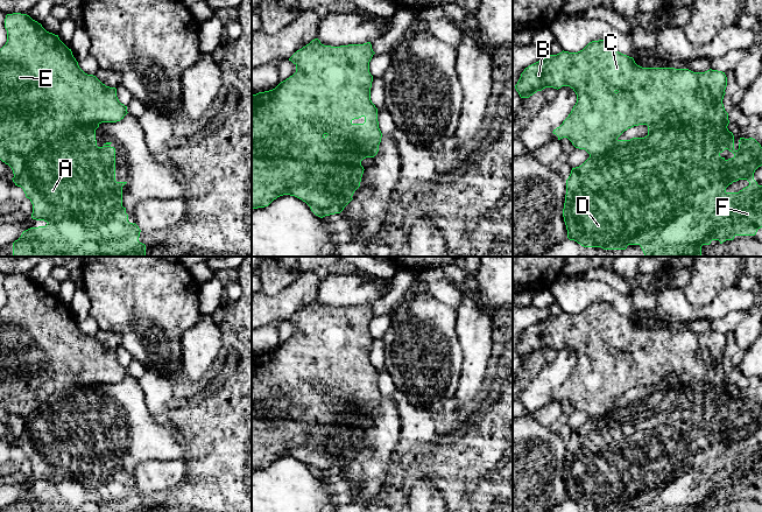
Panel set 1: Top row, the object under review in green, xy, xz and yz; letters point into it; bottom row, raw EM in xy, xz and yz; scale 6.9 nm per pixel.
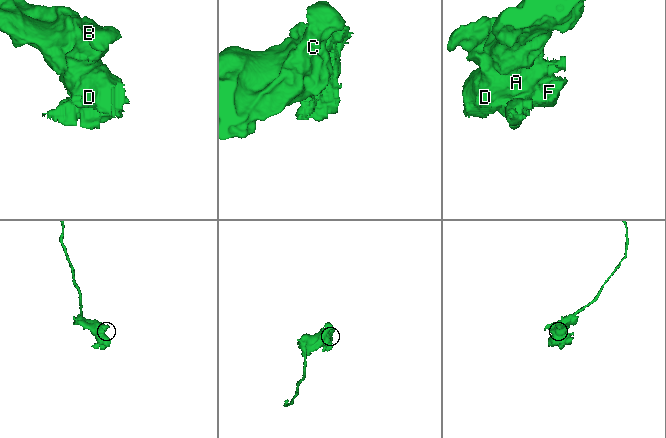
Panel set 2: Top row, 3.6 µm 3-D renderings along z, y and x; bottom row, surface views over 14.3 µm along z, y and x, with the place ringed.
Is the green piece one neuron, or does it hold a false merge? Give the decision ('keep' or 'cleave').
cleave

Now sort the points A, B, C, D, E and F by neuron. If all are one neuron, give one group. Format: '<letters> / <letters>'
A D F / B C E

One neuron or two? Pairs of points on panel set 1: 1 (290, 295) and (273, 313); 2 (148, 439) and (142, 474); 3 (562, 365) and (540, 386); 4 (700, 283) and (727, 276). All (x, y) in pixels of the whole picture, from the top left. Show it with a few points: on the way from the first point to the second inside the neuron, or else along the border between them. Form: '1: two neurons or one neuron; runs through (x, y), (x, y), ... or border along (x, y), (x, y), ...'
1: one neuron; runs through (286, 300), (277, 308)
2: two neurons; border along (149, 458), (142, 460), (132, 475)
3: one neuron; runs through (556, 371), (545, 381)
4: one neuron; runs through (707, 279), (711, 275), (720, 275)

